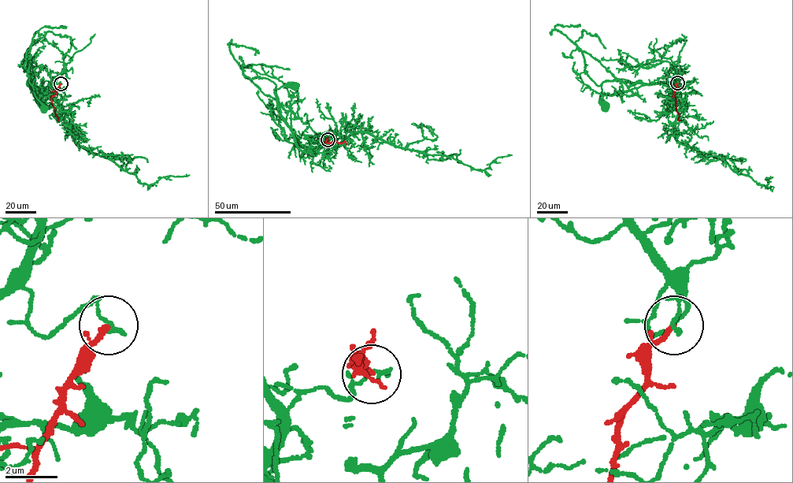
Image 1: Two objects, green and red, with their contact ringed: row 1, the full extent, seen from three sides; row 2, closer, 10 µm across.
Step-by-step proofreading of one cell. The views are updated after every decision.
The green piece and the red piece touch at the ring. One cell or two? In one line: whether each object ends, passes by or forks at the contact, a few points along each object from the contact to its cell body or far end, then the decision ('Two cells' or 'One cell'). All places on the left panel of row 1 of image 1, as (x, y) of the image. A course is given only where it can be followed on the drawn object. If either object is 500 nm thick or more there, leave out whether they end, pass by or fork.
At the ring green passes by. At the ring red ends. Course of green: (61, 83), (55, 81), (48, 88), (39, 91), (31, 90), (27, 83), (33, 82), (33, 91), (43, 108). Course of red: (61, 83), (50, 98), (57, 120). Two cells

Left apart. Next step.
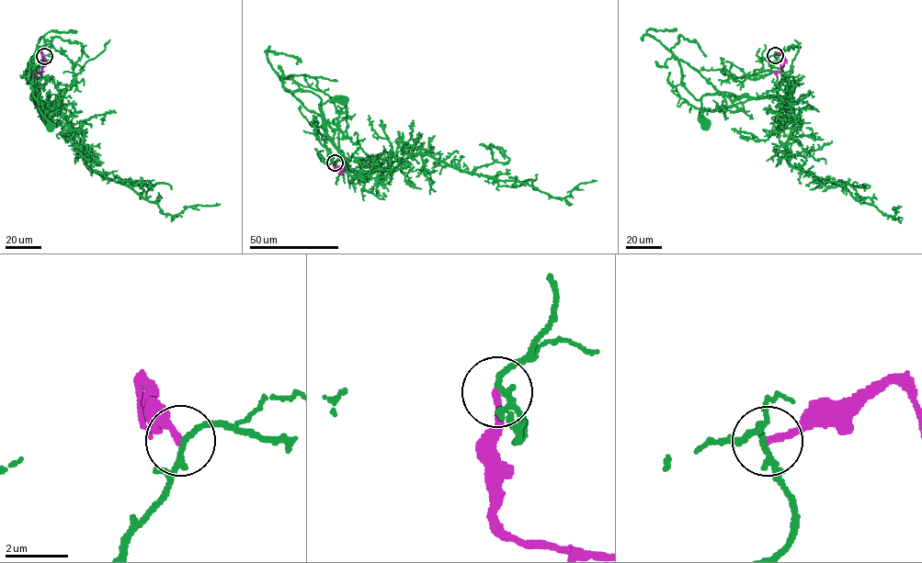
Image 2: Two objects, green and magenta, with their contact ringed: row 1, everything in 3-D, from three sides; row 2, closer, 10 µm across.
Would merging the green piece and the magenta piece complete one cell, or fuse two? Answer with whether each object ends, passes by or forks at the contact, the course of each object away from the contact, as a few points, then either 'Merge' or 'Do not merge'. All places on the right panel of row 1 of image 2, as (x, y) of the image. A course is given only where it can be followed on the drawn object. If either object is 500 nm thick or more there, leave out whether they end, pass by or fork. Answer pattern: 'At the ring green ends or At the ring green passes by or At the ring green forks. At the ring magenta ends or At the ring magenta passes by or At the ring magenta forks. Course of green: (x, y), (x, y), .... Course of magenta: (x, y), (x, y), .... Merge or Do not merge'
At the ring green passes by. At the ring magenta ends. Course of green: (774, 55), (770, 69), (781, 74), (777, 95), (751, 97), (705, 94), (700, 113), (706, 124). Course of magenta: (774, 55), (782, 52), (785, 60), (779, 71), (775, 73), (778, 77). Do not merge

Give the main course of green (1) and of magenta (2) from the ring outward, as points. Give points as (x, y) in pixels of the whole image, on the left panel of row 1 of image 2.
1: (44, 56), (35, 70), (40, 79), (30, 97), (38, 95), (38, 106), (50, 126)
2: (44, 56), (41, 53), (42, 72), (34, 78)

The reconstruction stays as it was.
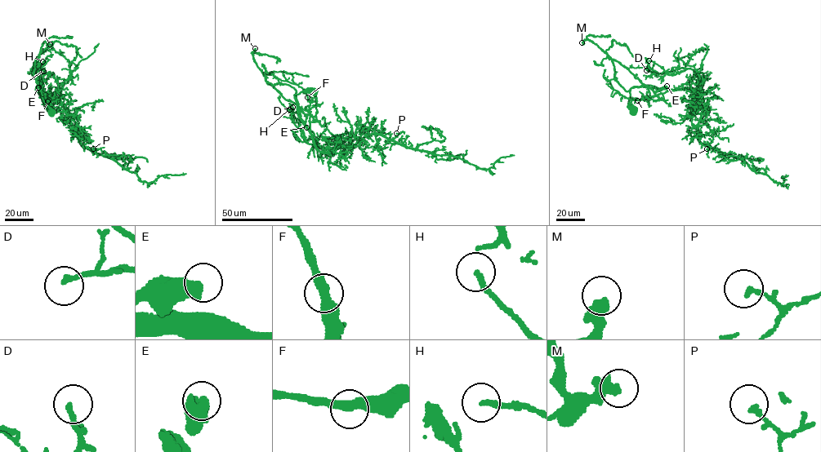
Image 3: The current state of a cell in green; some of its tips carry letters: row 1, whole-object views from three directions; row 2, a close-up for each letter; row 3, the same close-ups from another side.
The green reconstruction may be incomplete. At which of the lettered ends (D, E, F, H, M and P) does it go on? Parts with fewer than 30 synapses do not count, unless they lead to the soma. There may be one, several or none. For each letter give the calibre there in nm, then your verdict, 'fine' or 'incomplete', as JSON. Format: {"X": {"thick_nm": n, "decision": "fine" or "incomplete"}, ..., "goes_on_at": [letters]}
{"D": {"thick_nm": 190, "decision": "incomplete"}, "E": {"thick_nm": 550, "decision": "fine"}, "F": {"thick_nm": 380, "decision": "fine"}, "H": {"thick_nm": 140, "decision": "incomplete"}, "M": {"thick_nm": 440, "decision": "incomplete"}, "P": {"thick_nm": 180, "decision": "fine"}, "goes_on_at": ["D", "H", "M"]}

